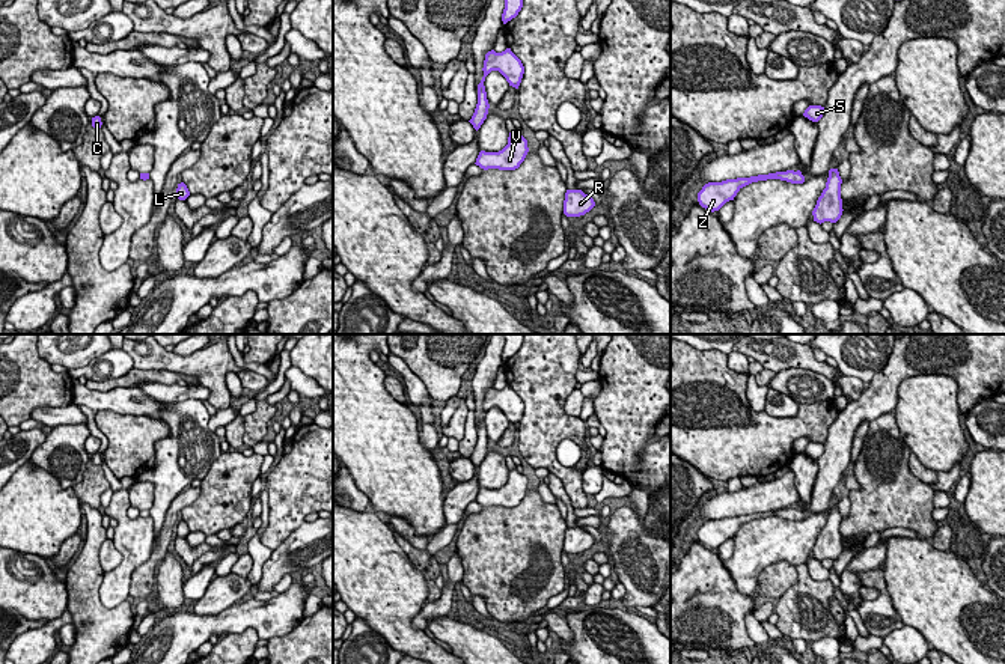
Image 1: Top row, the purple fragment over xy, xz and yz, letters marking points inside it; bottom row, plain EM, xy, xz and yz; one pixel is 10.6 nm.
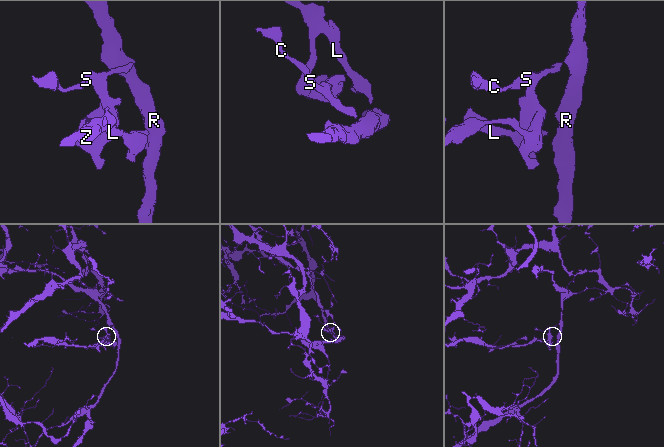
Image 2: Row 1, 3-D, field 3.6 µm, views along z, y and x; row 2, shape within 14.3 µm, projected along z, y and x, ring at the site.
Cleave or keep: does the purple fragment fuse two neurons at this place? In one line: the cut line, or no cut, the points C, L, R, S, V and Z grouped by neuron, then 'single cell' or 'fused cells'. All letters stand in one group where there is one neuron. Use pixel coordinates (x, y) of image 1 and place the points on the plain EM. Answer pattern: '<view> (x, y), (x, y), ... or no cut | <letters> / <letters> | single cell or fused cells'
yz (769, 511), (773, 515) | C R S V / L Z | fused cells

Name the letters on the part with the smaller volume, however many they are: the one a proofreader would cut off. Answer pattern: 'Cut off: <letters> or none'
Cut off: C, R, S, V

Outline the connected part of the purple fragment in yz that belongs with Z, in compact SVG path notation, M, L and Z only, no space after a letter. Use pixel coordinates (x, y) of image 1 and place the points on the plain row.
M758 512L750 515L726 516L722 519L708 519L698 530L698 539L702 545L714 550L719 548L726 539L734 538L743 524L767 516L773 516L773 512Z

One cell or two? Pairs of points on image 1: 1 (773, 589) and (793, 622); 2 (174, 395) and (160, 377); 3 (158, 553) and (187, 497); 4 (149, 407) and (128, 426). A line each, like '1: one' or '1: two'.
1: two
2: two
3: one
4: two

